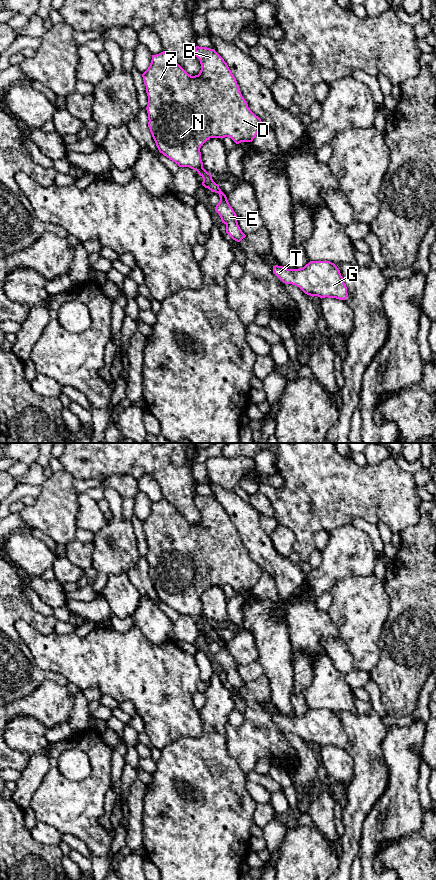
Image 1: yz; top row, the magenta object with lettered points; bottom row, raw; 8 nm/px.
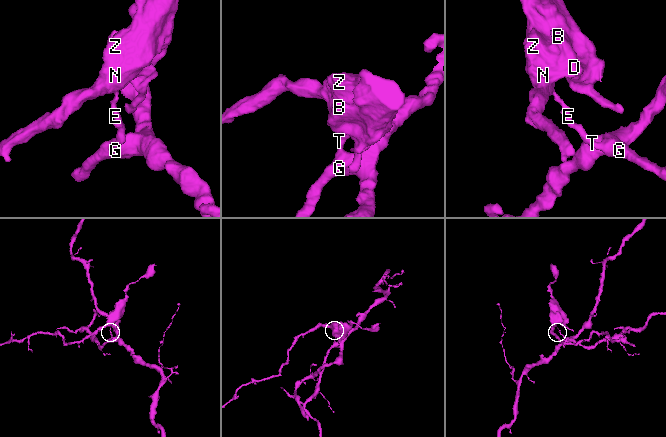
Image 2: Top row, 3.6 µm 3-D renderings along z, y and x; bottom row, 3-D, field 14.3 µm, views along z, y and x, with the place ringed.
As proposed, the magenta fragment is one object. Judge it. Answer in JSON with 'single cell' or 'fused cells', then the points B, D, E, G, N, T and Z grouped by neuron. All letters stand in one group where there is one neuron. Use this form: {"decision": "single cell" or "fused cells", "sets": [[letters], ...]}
{"decision": "fused cells", "sets": [["B", "D", "N", "Z"], ["E", "G", "T"]]}

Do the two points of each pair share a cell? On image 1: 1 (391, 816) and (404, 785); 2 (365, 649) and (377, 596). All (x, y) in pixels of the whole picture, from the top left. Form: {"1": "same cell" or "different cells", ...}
{"1": "same cell", "2": "same cell"}

